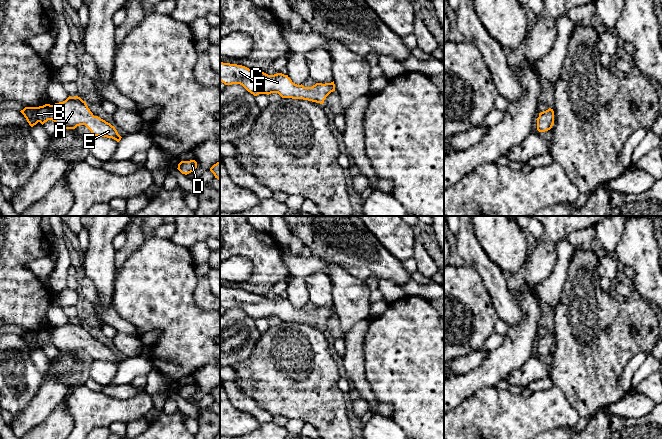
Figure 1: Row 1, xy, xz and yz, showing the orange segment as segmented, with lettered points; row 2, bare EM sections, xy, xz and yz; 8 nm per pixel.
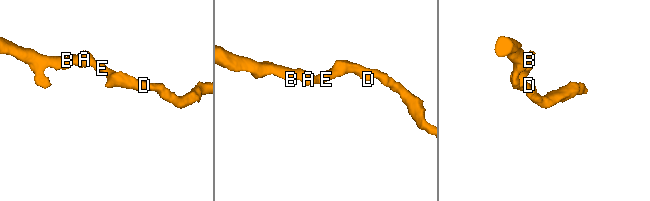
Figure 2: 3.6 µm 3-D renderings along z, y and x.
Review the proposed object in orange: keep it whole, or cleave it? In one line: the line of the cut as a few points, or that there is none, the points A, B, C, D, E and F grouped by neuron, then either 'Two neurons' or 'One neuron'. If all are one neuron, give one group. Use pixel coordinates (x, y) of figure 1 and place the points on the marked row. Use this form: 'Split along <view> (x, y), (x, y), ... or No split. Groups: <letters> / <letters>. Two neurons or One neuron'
No split. Groups: A B C D E F. One neuron

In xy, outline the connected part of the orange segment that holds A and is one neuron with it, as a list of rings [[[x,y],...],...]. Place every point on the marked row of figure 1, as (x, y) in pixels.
[[[68,97],[65,101],[53,105],[25,107],[20,111],[31,127],[40,122],[42,125],[52,120],[60,129],[75,129],[85,125],[94,136],[112,138],[119,142],[121,136],[110,123],[94,116],[85,101],[80,97]]]

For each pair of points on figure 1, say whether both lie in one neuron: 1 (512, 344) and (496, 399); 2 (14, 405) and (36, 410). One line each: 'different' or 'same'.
1: different
2: different

